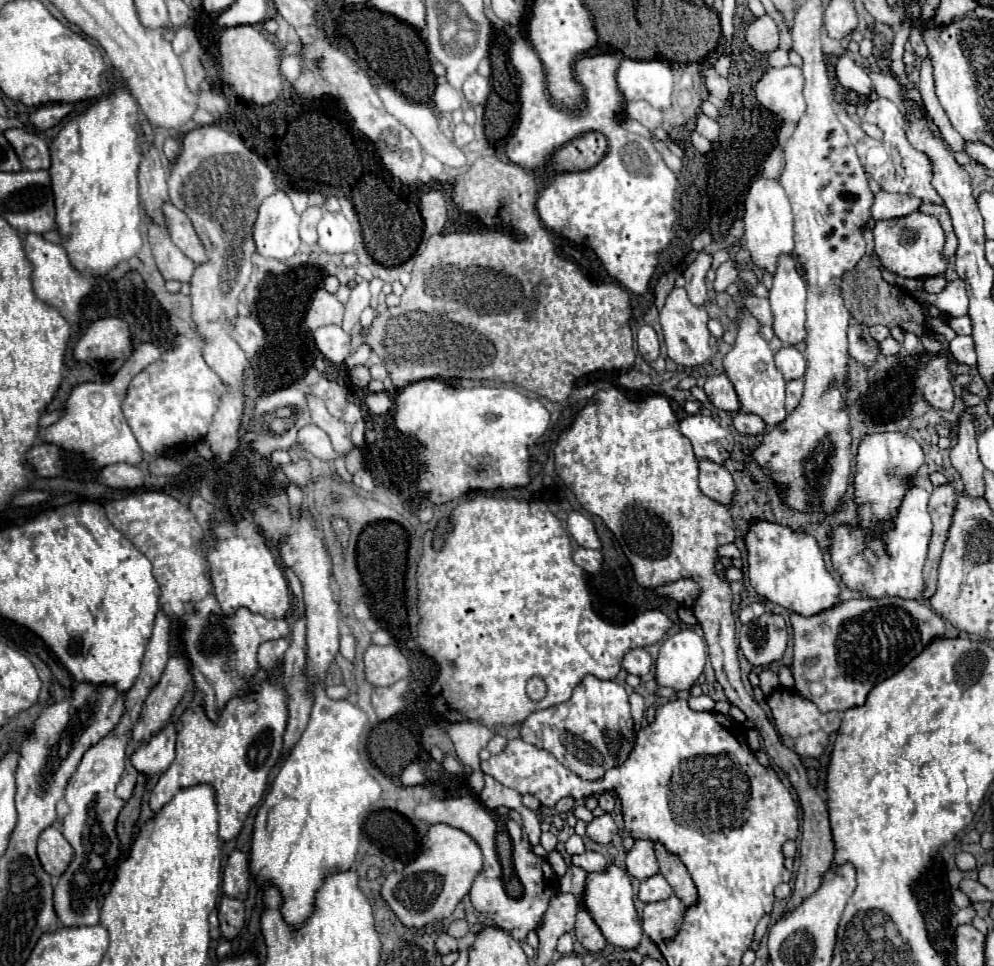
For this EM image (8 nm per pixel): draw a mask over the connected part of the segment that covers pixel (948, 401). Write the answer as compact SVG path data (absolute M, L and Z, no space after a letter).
M939 354L925 366L921 376L915 380L915 388L925 396L925 400L941 410L949 410L955 400L947 364L949 362L945 354Z

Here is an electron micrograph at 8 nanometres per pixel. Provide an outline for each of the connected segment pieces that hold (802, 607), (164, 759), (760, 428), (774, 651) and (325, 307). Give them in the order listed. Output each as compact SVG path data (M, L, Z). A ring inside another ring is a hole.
M753 522L745 536L749 550L749 580L757 594L801 616L815 616L837 606L841 586L829 574L813 536L793 532L771 522Z
M167 724L159 734L155 734L149 742L141 744L131 754L133 768L149 778L155 774L163 774L173 760L175 760L175 726L173 724Z
M737 412L733 418L733 426L739 434L763 434L765 432L765 422L757 414L747 414L747 412Z
M763 614L755 622L747 622L739 630L739 648L755 668L767 668L785 654L789 636L783 616Z
M319 288L305 318L307 328L317 330L319 326L325 324L341 324L341 320L343 320L343 304L325 288Z

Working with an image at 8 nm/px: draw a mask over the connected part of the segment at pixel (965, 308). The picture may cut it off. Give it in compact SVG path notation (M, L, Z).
M959 278L949 282L949 286L939 294L913 292L913 296L919 302L929 300L933 306L937 306L943 314L949 314L949 316L967 316L967 312L969 312L969 298L965 292L965 282Z

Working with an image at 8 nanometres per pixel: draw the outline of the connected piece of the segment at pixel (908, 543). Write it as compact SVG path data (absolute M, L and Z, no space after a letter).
M909 488L899 516L895 518L895 528L891 528L883 538L887 542L887 556L875 558L871 550L863 546L863 532L851 526L837 526L833 530L833 544L831 544L831 562L841 580L855 590L865 592L867 598L885 598L897 596L907 600L923 598L923 566L929 550L931 540L931 516L927 512L929 492L923 488Z

